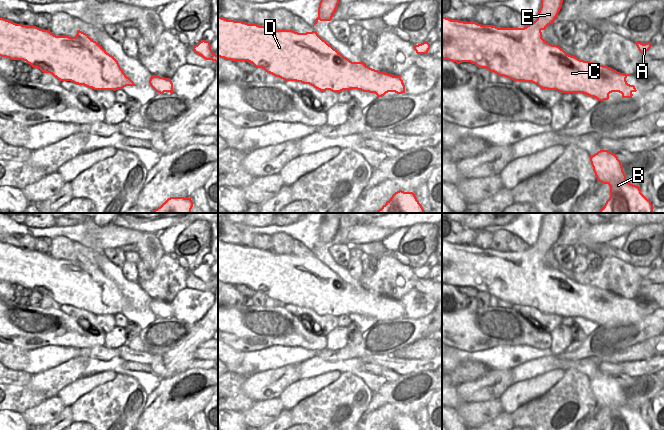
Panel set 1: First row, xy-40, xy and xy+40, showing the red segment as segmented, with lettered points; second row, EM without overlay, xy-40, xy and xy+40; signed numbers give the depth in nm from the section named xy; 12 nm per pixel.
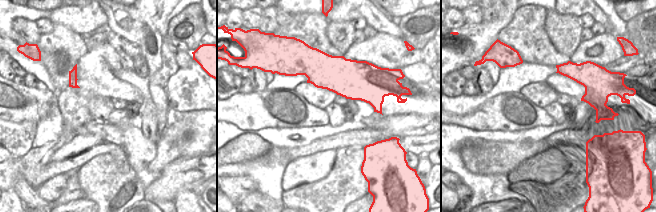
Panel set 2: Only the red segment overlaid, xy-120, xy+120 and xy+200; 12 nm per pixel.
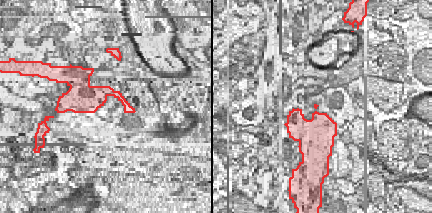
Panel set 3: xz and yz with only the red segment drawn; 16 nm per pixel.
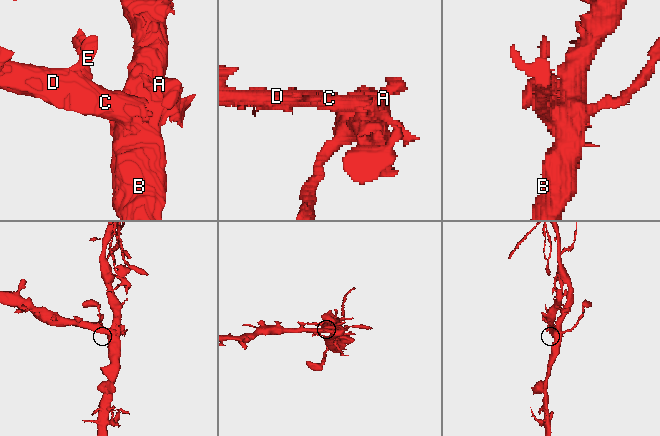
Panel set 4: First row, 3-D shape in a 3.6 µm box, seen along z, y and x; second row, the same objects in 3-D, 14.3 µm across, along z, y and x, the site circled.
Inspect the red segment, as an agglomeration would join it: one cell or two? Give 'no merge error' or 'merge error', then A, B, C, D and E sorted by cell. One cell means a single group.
merge error | A B / C D E

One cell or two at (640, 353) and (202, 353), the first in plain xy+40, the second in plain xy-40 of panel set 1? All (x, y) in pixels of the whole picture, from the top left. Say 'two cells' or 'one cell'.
one cell

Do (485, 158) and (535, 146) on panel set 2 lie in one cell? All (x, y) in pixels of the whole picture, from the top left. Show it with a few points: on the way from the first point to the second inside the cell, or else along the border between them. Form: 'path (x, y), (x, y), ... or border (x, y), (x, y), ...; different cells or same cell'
path (497, 158), (523, 151); same cell

